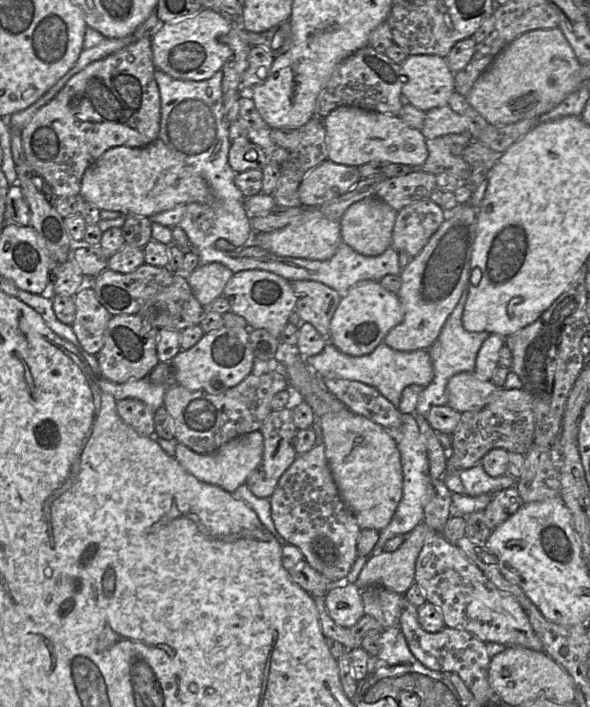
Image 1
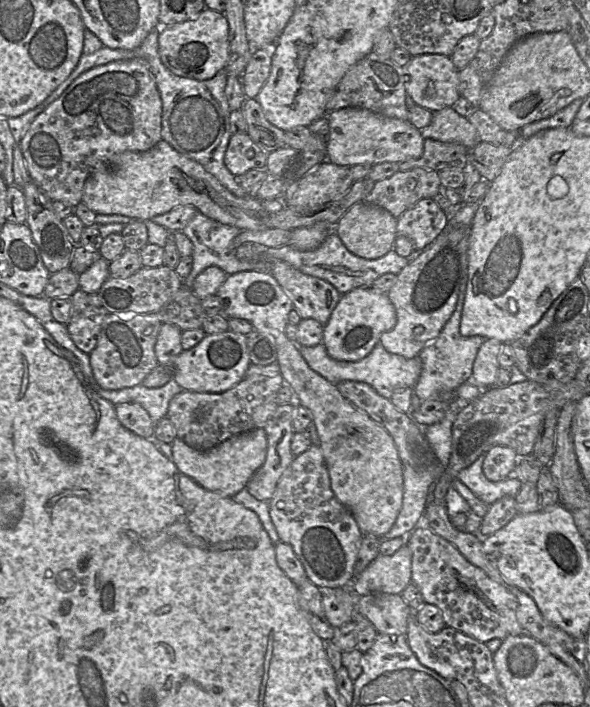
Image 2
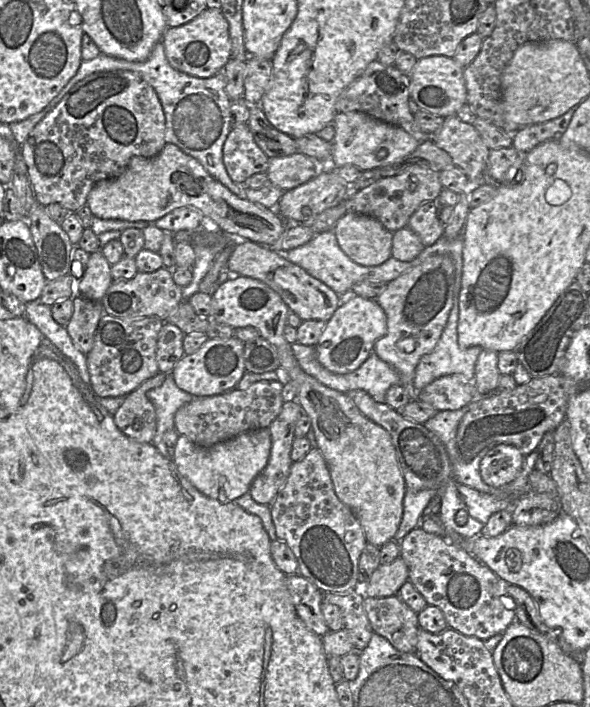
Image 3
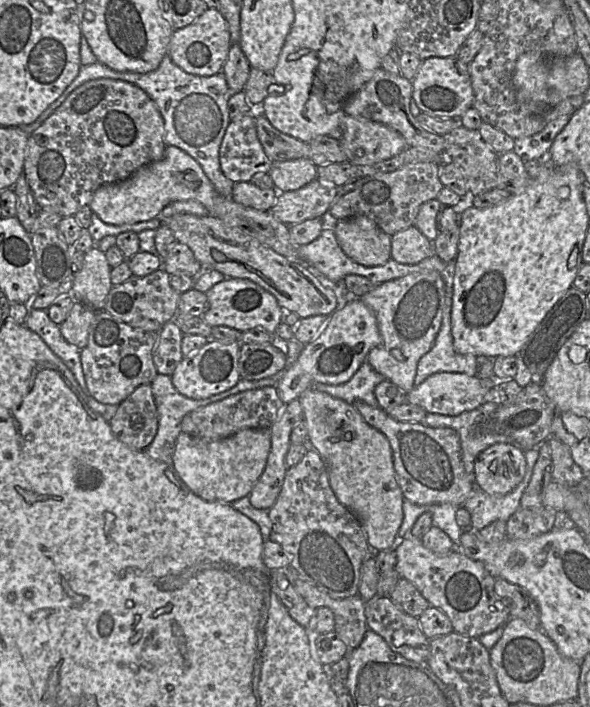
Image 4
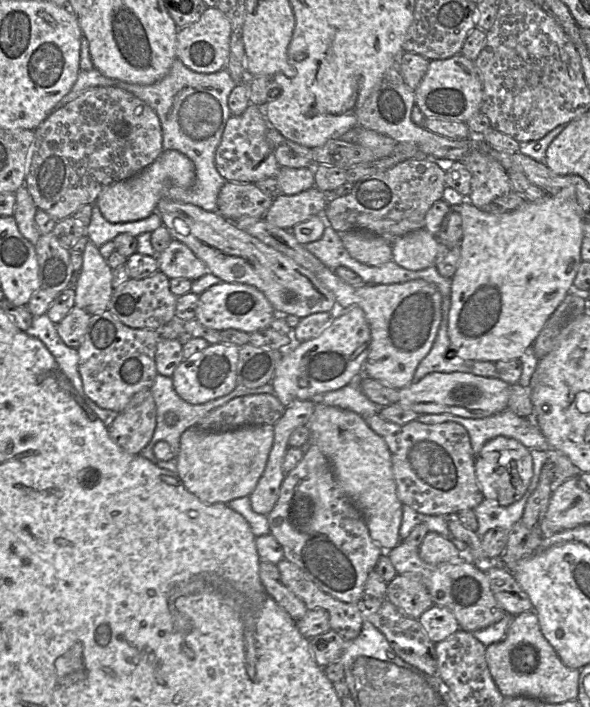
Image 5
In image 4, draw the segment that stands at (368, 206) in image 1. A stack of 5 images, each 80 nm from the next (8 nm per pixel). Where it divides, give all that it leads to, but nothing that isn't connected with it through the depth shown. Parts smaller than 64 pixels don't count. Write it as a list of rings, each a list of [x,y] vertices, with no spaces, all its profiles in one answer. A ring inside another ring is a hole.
[[[365,216],[338,220],[334,233],[343,252],[366,267],[385,264],[391,258],[392,237]]]

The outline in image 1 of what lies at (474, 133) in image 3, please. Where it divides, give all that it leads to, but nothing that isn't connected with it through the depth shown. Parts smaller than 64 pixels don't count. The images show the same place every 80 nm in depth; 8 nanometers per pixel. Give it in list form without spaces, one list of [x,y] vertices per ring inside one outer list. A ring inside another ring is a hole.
[[[448,105],[433,108],[426,112],[422,134],[426,139],[468,131],[463,116],[454,112]]]

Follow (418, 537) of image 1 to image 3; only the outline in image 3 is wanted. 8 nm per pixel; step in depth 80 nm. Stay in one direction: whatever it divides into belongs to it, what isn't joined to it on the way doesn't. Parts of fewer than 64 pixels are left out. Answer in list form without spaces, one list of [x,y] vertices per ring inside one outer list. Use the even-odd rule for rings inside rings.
[[[398,556],[390,564],[380,564],[369,581],[358,583],[354,590],[364,598],[395,596],[408,579],[408,567],[404,560]]]

